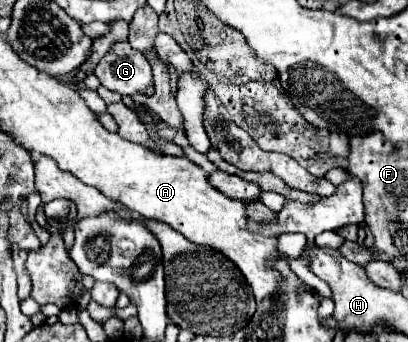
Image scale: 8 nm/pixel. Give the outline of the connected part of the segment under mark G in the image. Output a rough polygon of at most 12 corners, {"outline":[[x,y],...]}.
{"outline":[[128,42],[114,44],[94,74],[118,94],[146,94],[152,70]]}

